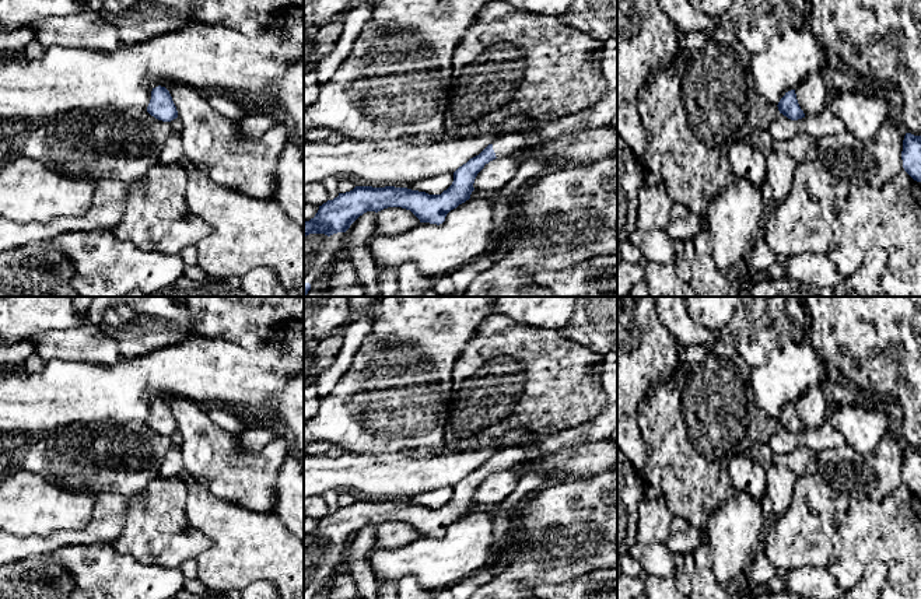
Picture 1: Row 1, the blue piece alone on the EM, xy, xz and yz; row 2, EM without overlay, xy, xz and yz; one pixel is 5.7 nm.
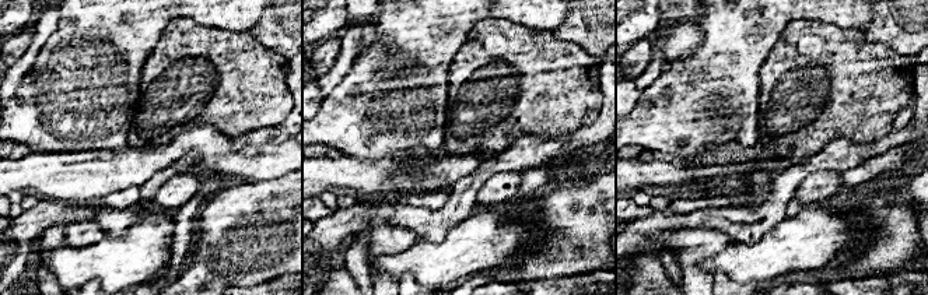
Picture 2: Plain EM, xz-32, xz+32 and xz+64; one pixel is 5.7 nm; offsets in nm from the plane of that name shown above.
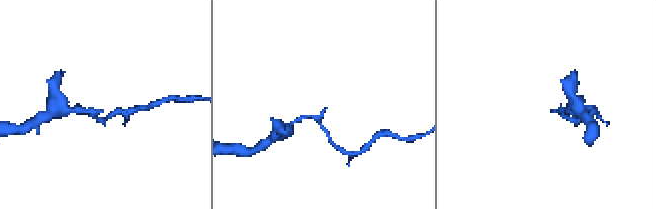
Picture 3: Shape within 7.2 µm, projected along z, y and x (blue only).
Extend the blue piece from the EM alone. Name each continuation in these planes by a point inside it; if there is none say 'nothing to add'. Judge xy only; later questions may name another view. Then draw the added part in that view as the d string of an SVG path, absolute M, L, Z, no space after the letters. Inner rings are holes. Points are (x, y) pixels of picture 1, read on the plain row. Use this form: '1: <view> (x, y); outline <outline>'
nothing to add

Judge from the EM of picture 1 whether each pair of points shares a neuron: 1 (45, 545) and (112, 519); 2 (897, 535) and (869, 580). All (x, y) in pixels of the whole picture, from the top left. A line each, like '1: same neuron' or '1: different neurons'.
1: same neuron
2: different neurons

